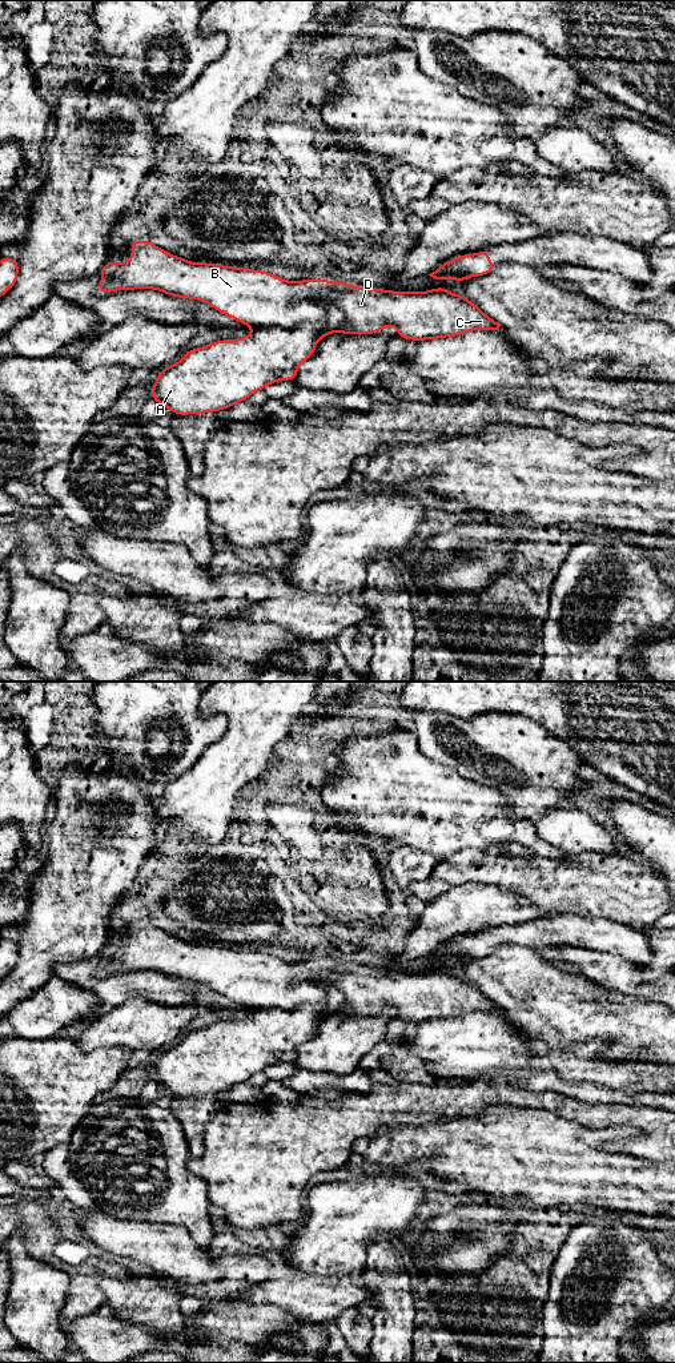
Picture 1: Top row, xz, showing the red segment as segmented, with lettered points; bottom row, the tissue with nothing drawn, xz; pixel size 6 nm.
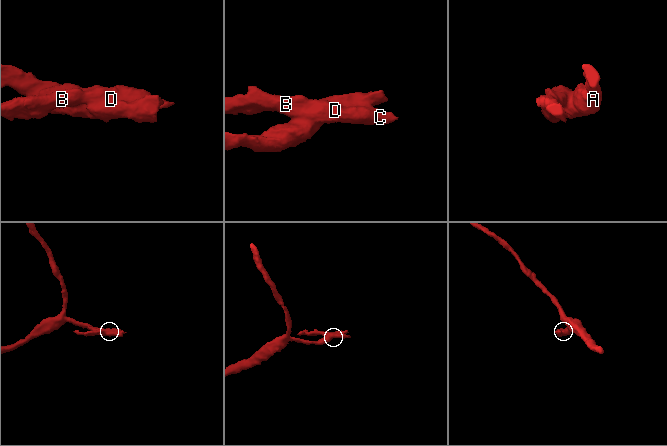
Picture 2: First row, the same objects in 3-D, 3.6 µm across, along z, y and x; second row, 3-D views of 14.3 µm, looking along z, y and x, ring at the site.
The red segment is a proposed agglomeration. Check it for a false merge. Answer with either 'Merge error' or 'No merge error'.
Merge error

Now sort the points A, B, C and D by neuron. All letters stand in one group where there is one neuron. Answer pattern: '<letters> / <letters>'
A / B C D

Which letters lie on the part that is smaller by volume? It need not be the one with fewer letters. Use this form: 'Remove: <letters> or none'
Remove: B, C, D

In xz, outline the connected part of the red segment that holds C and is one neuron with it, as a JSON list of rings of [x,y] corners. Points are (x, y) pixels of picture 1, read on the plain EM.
[[[146,921],[132,922],[130,930],[132,937],[126,945],[108,941],[101,949],[99,957],[103,961],[97,969],[99,974],[152,970],[180,981],[204,982],[214,992],[252,1010],[294,1008],[304,1004],[324,1006],[328,1004],[326,988],[330,986],[343,994],[345,1001],[336,1012],[341,1016],[375,1016],[387,1008],[394,1008],[398,1018],[421,1024],[463,1017],[471,1012],[503,1012],[499,1004],[486,997],[474,984],[451,973],[373,972],[318,960],[288,962],[277,956],[244,948],[192,944]]]

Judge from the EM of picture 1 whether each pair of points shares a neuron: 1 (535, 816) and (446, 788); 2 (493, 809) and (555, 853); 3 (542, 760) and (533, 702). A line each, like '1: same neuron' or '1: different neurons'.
1: different neurons
2: same neuron
3: different neurons

